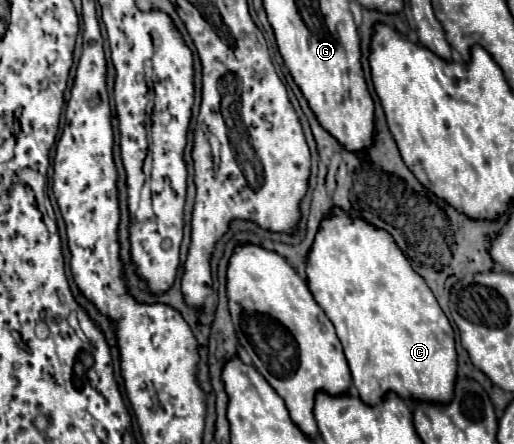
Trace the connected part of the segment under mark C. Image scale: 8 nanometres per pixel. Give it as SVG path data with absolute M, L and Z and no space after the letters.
M333 208L331 216L321 222L307 258L307 278L317 304L337 330L351 368L353 386L365 404L379 406L387 392L395 392L407 402L437 400L437 404L445 404L445 400L453 396L453 380L457 380L453 328L425 280L413 272L411 264L385 230L377 230L363 220L351 220L343 210Z

